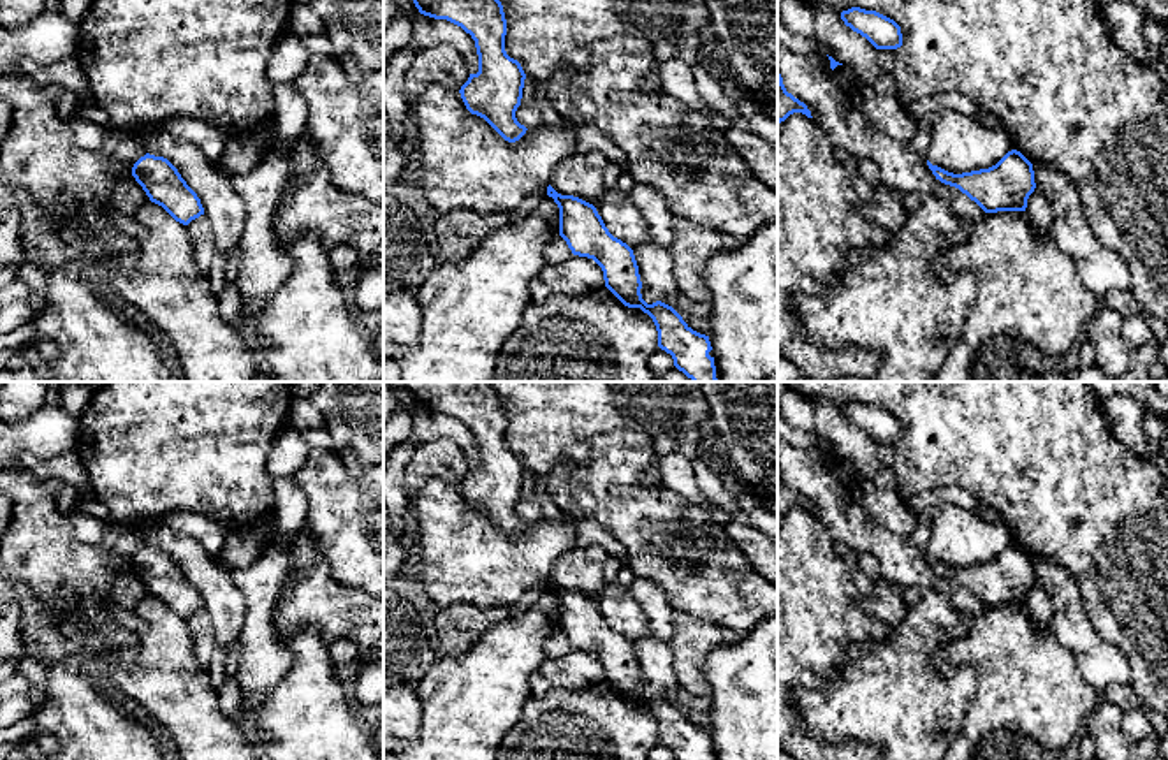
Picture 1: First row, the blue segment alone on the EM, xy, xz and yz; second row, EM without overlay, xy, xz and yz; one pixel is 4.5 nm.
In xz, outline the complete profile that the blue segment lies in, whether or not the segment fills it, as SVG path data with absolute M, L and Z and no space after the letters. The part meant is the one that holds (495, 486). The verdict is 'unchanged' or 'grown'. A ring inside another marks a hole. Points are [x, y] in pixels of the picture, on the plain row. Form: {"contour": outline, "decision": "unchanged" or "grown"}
{"contour": "M401 382L420 408L447 413L475 435L478 466L459 487L471 508L484 512L505 535L515 537L526 521L515 512L526 468L505 445L507 413L491 382Z", "decision": "unchanged"}

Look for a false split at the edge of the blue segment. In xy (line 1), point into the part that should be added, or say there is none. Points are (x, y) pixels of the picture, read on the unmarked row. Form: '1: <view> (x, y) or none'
1: none

